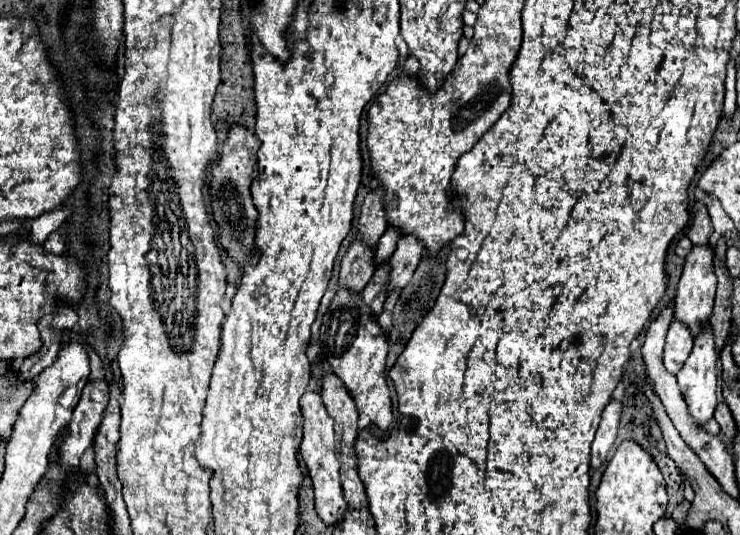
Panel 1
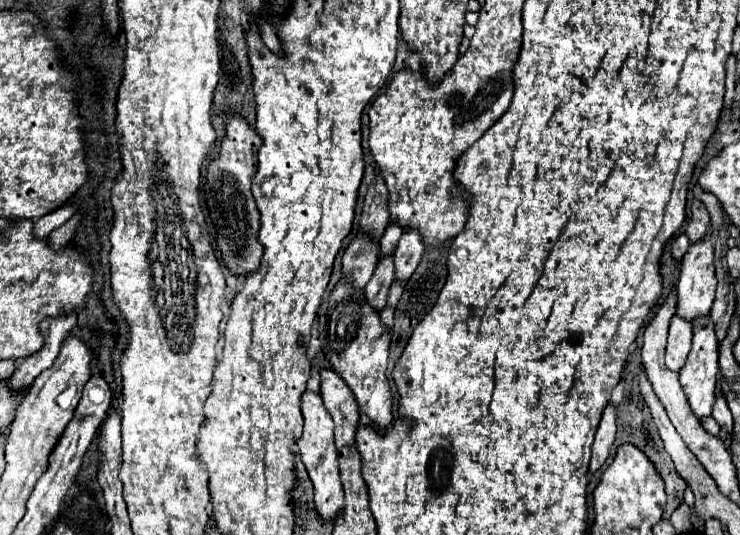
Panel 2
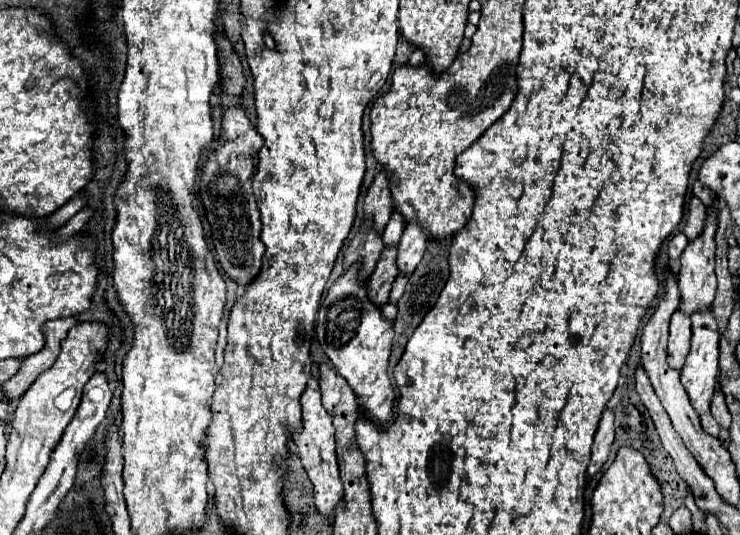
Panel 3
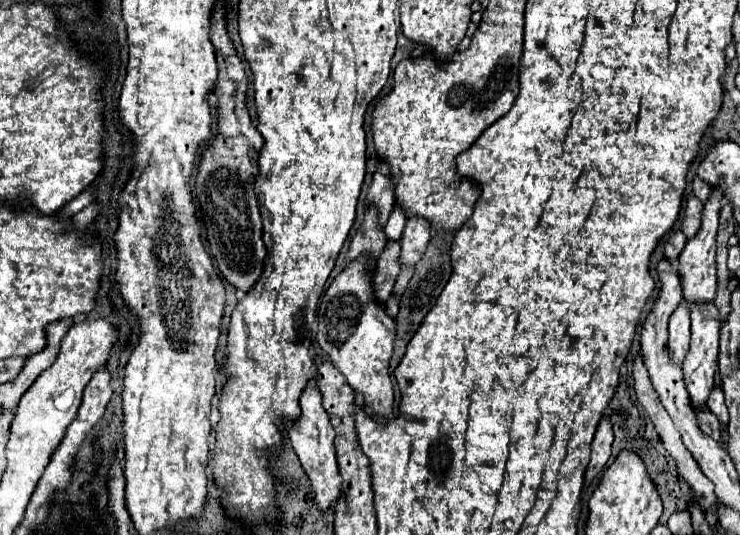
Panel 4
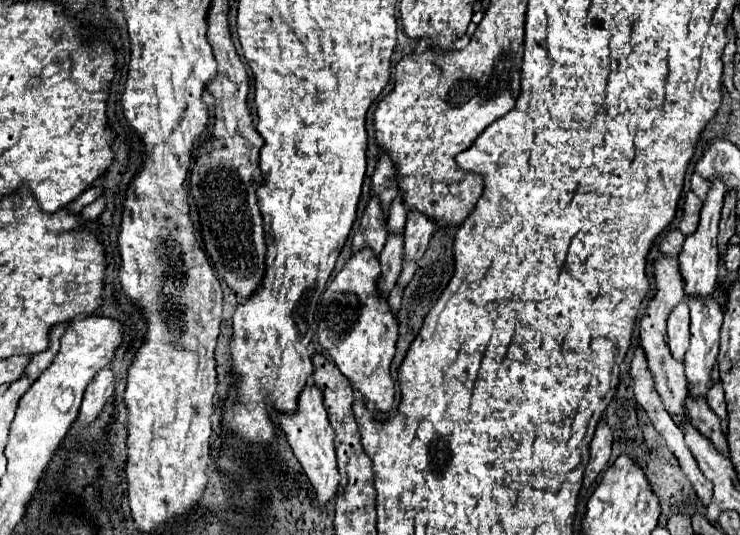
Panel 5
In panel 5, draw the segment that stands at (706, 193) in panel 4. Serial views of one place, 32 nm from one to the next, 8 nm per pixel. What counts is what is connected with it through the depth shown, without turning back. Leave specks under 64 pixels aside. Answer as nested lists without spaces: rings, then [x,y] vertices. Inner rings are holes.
[[[694,172],[694,174],[692,174],[692,192],[694,192],[700,200],[704,200],[706,194],[708,194],[708,190],[710,190],[710,182],[704,180],[704,178],[700,178],[700,176]]]

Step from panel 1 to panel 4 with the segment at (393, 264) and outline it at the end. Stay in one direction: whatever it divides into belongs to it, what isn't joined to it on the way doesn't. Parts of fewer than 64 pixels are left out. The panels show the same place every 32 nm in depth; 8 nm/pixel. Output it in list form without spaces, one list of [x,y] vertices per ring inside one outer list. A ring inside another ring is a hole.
[[[408,218],[404,234],[400,238],[400,266],[414,268],[426,252],[430,240],[430,226],[422,218]]]

